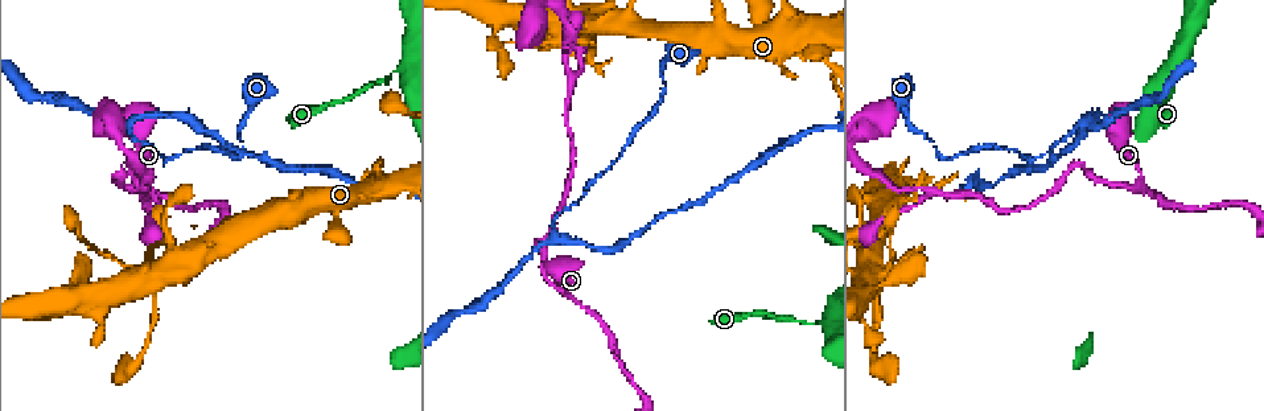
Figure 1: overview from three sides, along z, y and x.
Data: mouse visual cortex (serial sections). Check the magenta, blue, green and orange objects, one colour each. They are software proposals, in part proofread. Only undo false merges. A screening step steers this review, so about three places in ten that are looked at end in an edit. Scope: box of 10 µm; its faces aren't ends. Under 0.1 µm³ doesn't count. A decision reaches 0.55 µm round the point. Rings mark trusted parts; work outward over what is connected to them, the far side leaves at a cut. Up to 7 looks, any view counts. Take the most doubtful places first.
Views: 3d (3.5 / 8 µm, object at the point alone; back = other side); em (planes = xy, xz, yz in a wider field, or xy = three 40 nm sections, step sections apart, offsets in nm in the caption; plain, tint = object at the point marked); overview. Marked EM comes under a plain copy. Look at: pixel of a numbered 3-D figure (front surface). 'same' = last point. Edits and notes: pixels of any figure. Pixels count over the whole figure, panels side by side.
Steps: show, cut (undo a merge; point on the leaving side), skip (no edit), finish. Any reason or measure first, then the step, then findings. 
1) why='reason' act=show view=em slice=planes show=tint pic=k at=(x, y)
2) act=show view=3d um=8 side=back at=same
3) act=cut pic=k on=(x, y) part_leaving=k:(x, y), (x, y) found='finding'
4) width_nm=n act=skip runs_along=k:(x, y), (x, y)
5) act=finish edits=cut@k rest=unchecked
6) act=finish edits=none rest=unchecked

act=show view=3d um=8 pic=1 at=(944, 156)

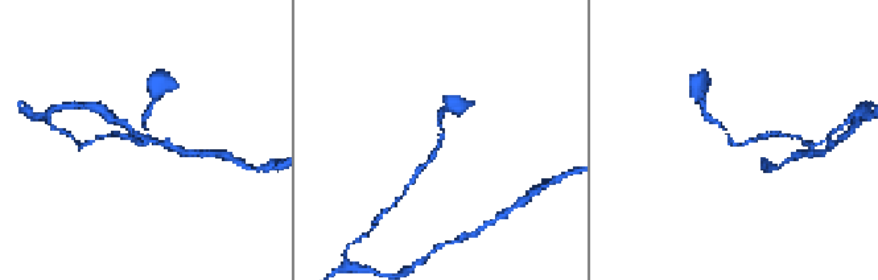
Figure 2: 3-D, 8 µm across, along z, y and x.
why='closer look' act=show view=3d um=3.5 at=same

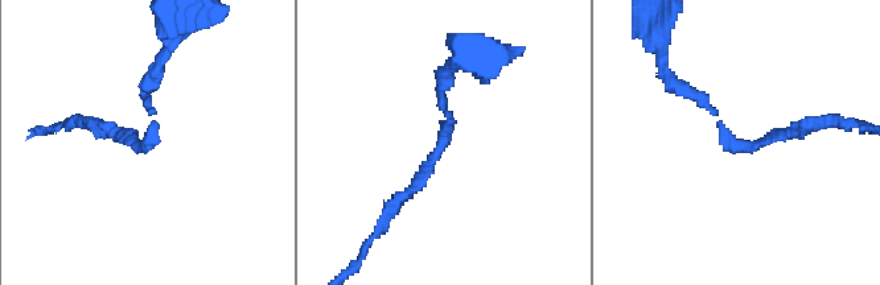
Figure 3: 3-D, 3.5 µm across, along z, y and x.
arm_widths_nm=150,150 act=show view=em slice=xy step=2 show=tint pic=3 at=(443, 136)

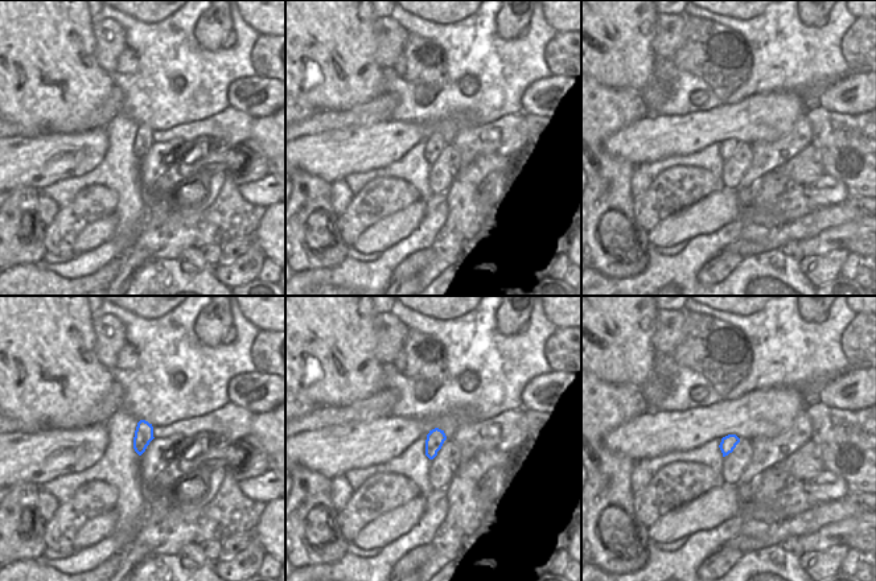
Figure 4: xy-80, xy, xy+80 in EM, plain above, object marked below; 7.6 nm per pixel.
act=skip runs_along=3:(444, 78), (449, 129), (391, 206) found='all the same cell'

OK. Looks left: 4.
why='sharp bend' act=show view=3d um=3.5 pic=1 at=(1085, 123)

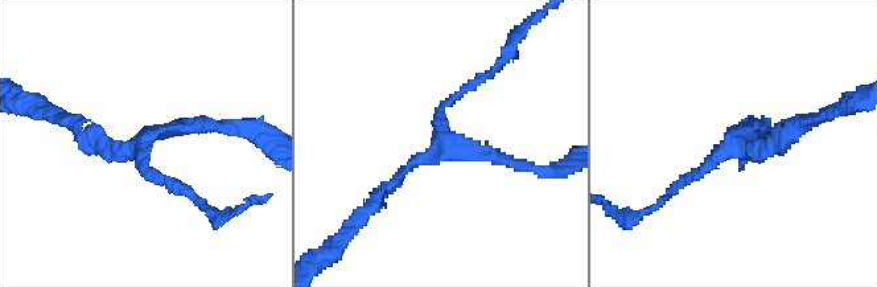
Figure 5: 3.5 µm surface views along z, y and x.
arms=3 arm_widths_nm=150,150,200 why='now the EM' act=show view=em slice=xy step=5 show=tint pic=5 at=(441, 138)

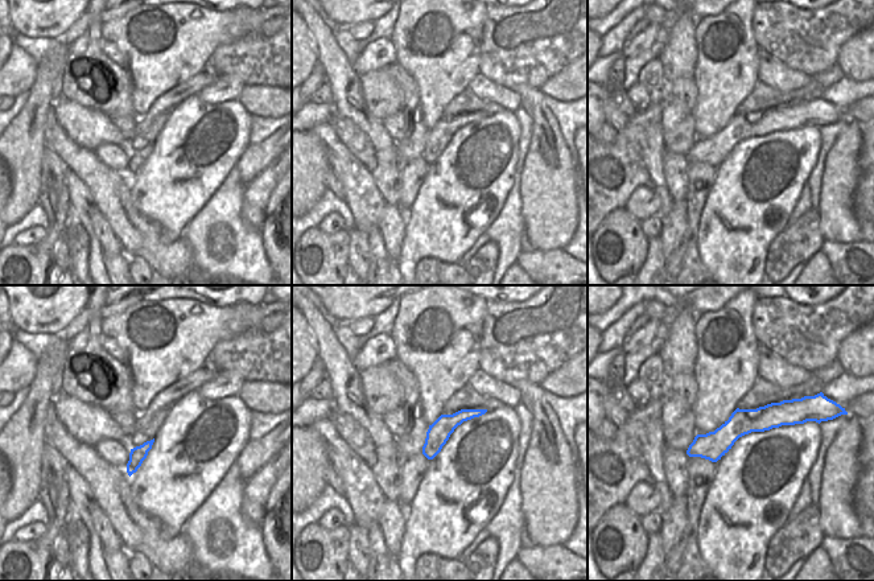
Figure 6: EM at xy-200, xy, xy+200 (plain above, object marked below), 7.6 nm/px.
width_nm=170 act=skip runs_along=5:(675, 189), (749, 124), (760, 128) found='one cell here'

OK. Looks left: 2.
why='looks like a crossing' act=show view=3d um=3.5 pic=1 at=(807, 43)

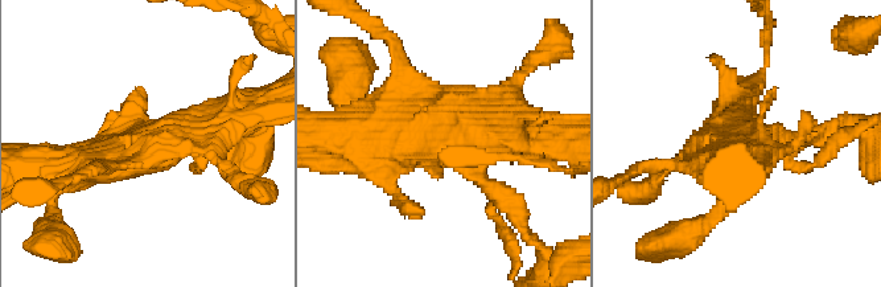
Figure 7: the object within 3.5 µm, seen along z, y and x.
why='need the tissue' act=show view=em slice=xy step=5 show=tint pic=7 at=(147, 142)

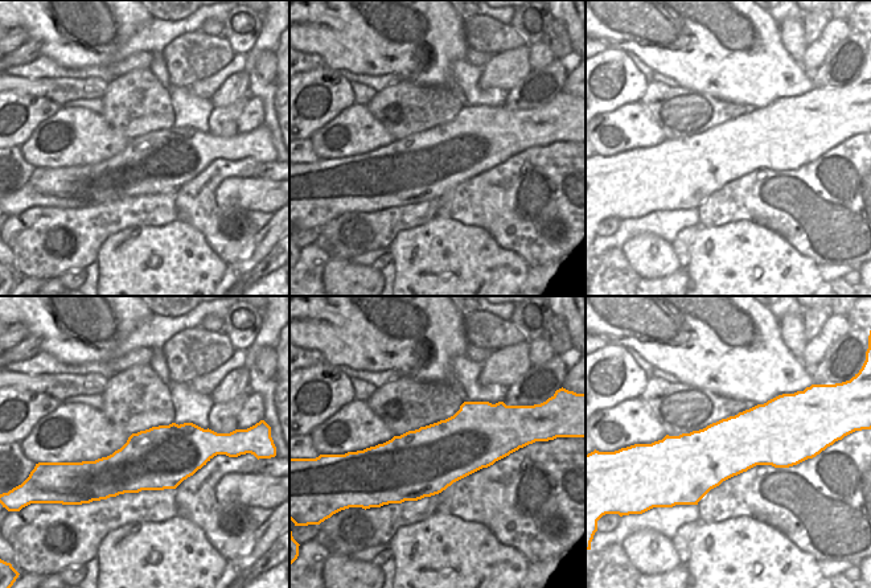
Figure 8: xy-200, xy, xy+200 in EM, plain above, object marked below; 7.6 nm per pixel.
act=skip runs_along=7:(57, 163), (114, 159), (219, 110) found='all the same cell'

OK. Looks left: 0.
act=finish edits=none rest=unchecked

